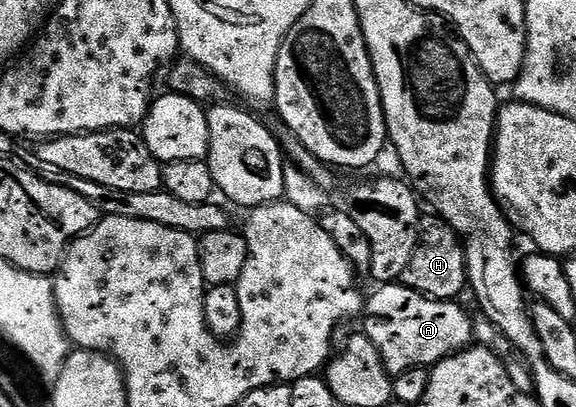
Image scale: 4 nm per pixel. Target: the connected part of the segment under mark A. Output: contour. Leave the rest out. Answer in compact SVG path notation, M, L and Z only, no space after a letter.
M381 284L376 289L363 306L363 332L379 350L390 376L420 366L432 368L448 354L458 354L474 341L473 318L456 301L427 298L400 284Z

